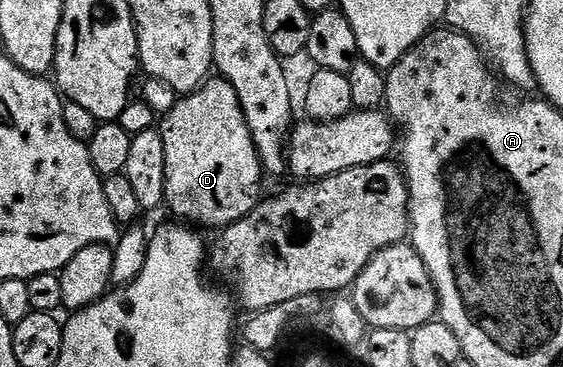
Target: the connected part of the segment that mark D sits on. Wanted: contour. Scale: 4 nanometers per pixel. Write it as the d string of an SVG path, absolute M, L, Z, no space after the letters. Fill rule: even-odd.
M210 76L198 89L179 97L175 106L161 119L160 133L164 140L166 165L165 205L170 206L171 212L178 217L175 219L198 228L225 228L258 207L264 194L261 186L262 178L264 179L262 161L252 140L252 132L248 132L248 120L244 120L240 96L236 96L236 88L232 88L232 84L228 84L225 78Z

